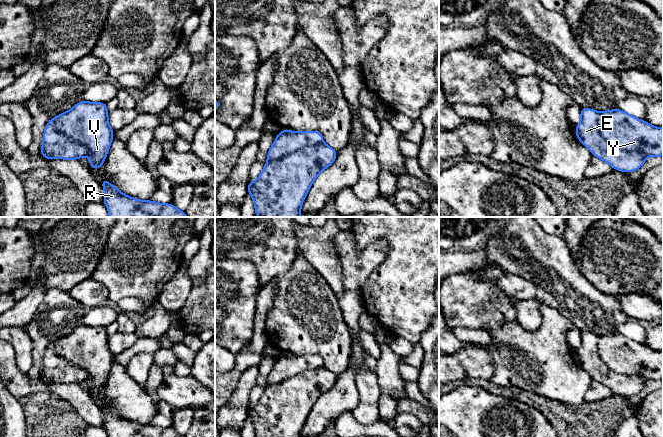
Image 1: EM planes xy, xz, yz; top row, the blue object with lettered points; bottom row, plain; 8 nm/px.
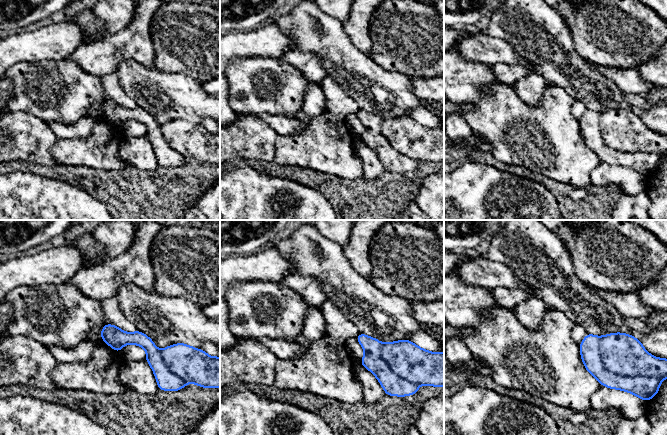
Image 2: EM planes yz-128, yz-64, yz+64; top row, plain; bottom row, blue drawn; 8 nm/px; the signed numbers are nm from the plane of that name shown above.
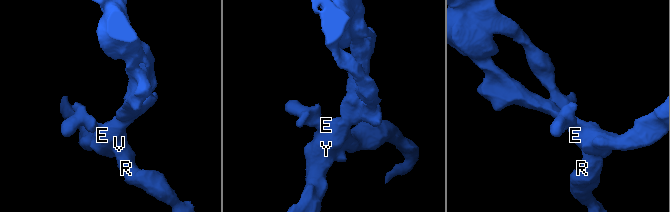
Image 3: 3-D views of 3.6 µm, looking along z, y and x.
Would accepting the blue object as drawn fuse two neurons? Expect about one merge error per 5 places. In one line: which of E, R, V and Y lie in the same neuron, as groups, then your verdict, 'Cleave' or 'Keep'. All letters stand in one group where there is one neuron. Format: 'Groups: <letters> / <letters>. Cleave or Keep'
Groups: E / R V Y. Cleave

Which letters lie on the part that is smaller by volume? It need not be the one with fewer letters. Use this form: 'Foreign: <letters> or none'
Foreign: E

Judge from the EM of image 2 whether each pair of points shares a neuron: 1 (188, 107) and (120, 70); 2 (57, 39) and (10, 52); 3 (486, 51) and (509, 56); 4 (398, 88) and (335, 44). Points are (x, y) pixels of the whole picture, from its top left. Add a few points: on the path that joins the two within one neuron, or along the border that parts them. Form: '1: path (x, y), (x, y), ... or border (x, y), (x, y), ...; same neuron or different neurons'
1: path (171, 96), (165, 96), (156, 92), (137, 80); same neuron
2: path (45, 42), (35, 46), (22, 46); same neuron
3: path (492, 51), (503, 53); same neuron
4: path (382, 84), (363, 72), (351, 60); same neuron

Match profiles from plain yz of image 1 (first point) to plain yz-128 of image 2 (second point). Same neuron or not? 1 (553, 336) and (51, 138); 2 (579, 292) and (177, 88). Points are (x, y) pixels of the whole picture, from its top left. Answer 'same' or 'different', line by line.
1: different
2: same

